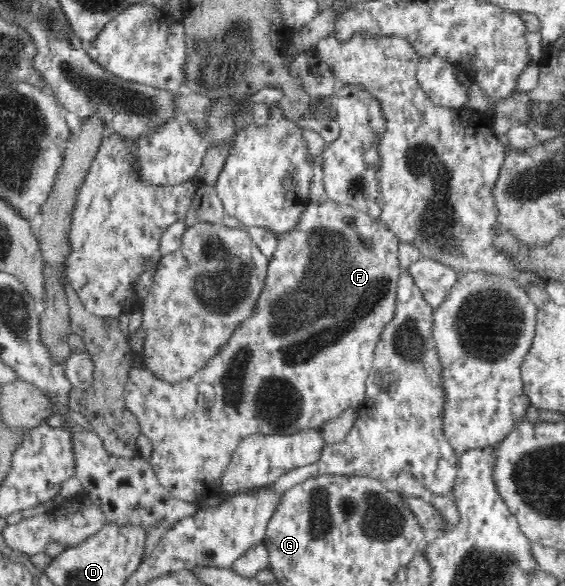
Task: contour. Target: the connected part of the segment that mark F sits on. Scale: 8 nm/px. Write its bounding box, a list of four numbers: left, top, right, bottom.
[124,198,403,503]

